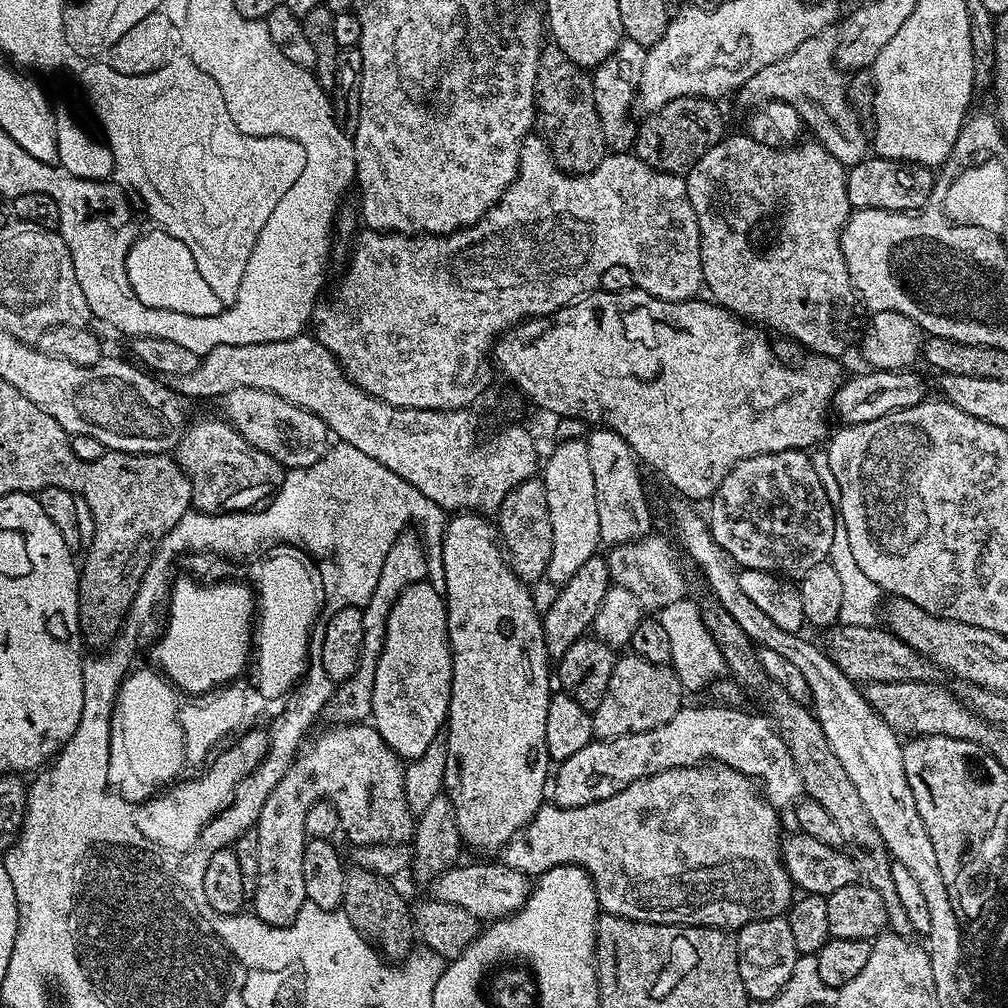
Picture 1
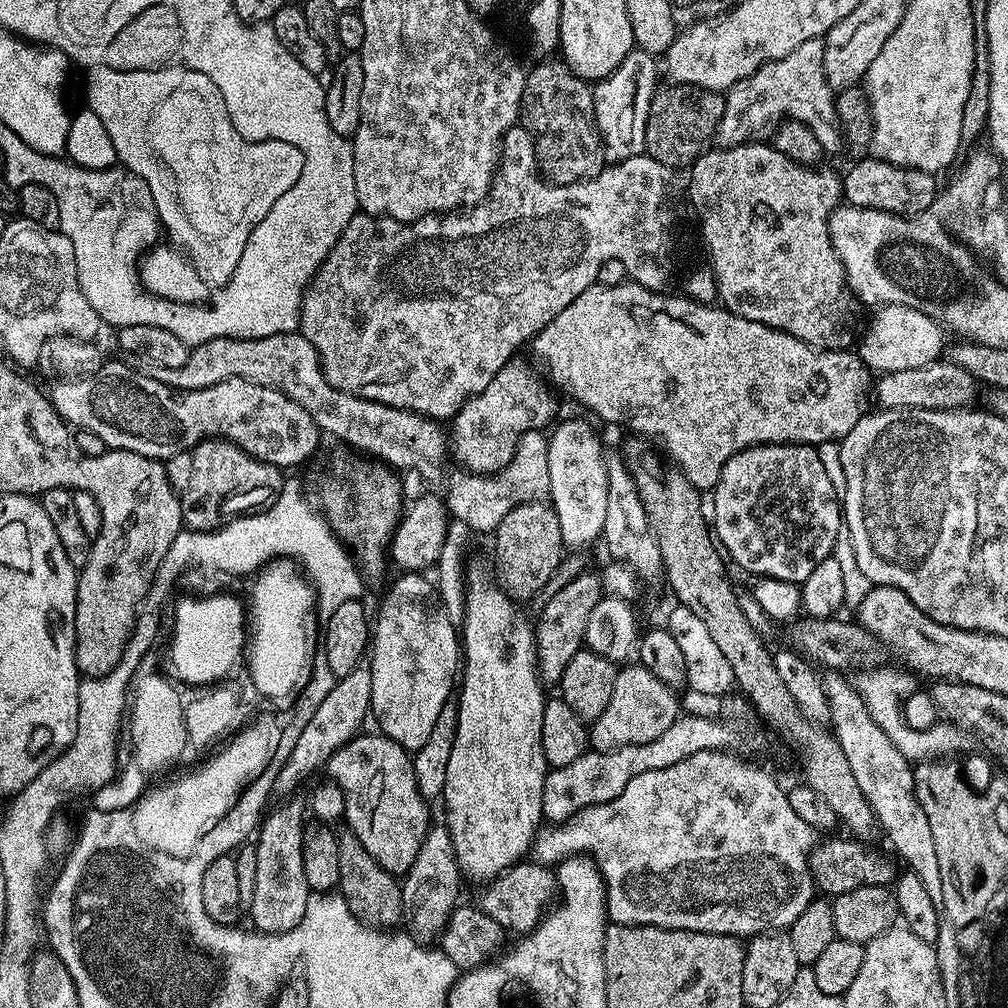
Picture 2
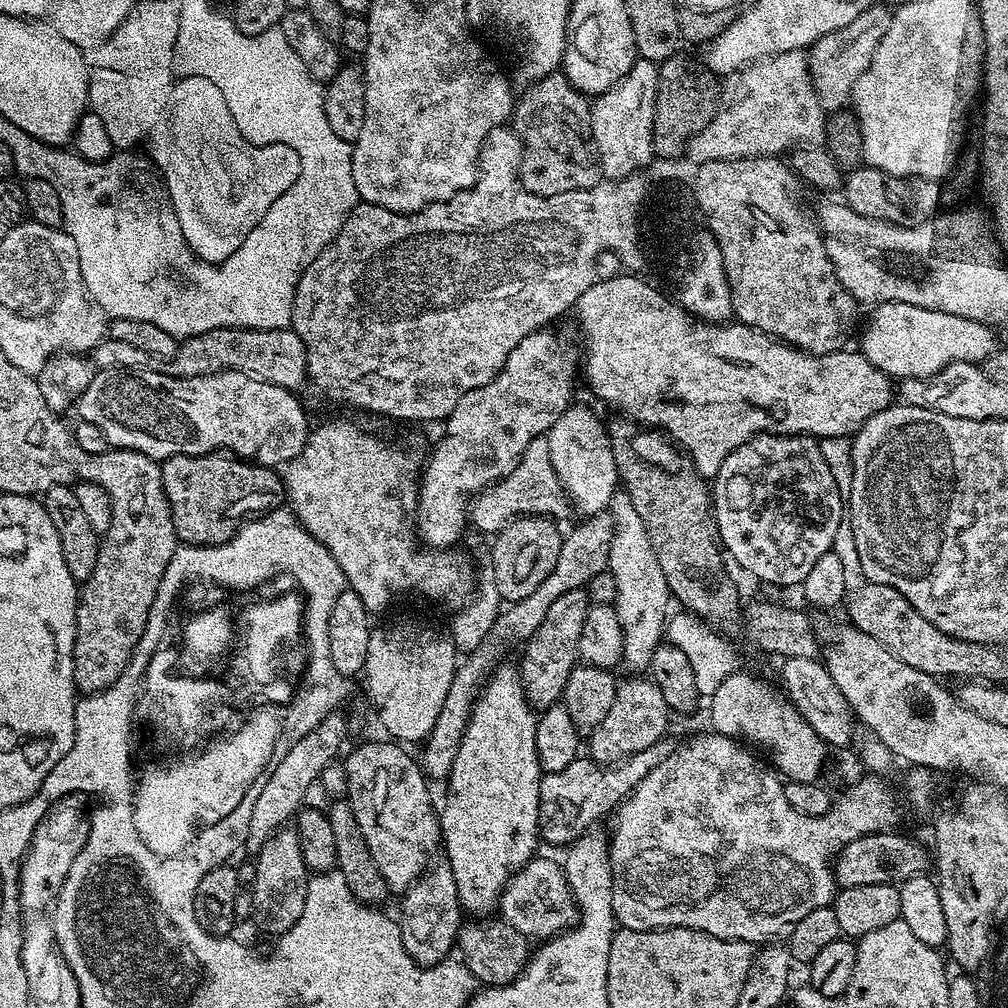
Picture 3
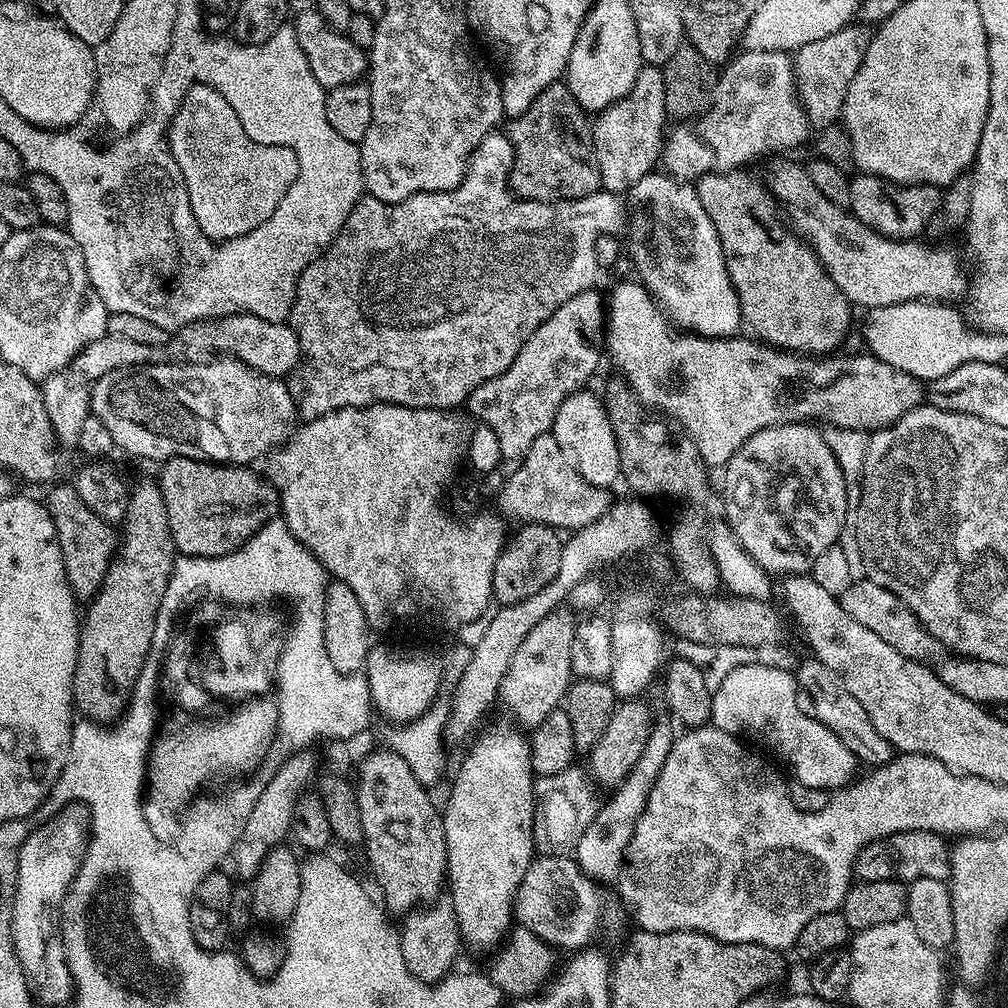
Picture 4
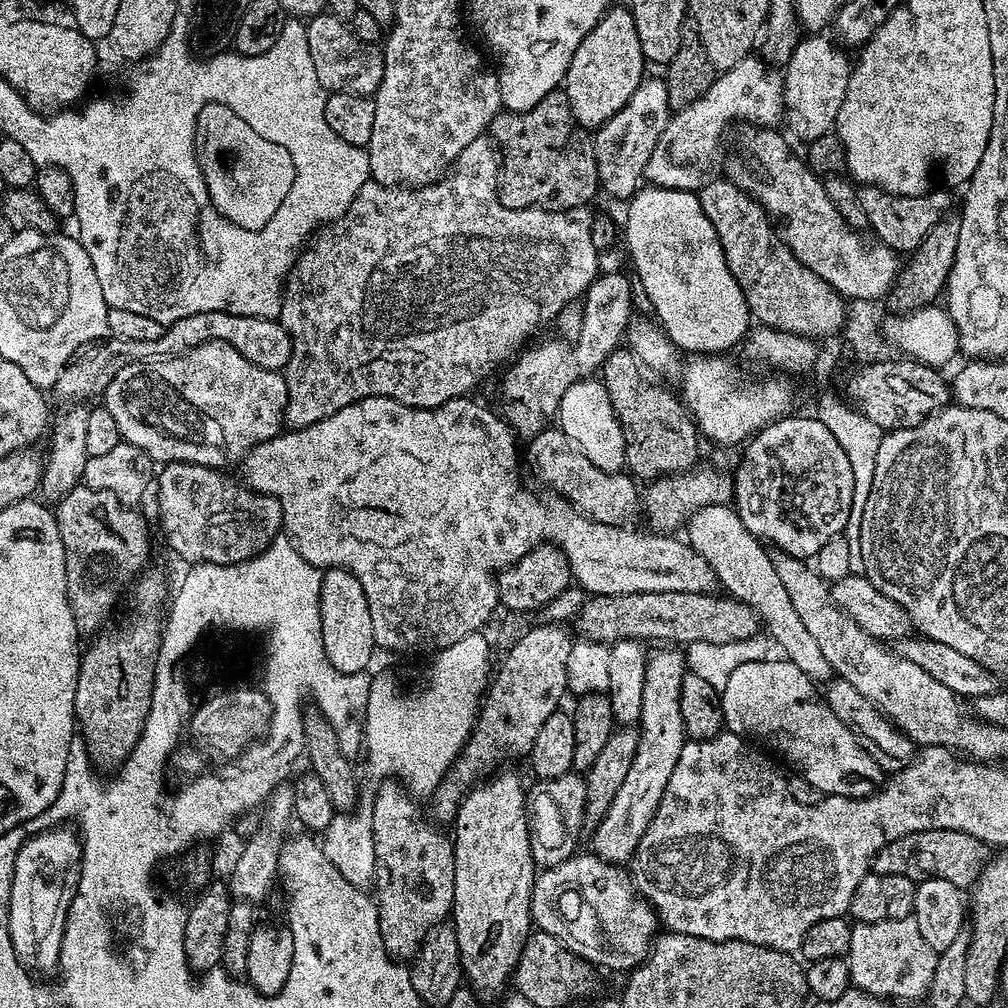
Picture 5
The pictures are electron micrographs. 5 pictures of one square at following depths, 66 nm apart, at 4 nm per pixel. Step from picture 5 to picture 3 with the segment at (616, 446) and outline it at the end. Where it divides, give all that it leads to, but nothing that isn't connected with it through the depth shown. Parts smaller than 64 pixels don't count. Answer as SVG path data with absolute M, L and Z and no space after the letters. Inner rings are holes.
M569 406L564 411L562 418L558 418L548 431L546 439L550 460L554 462L554 470L568 493L571 507L590 517L611 505L612 495L618 491L618 477L605 421L600 421L588 408L576 407Z

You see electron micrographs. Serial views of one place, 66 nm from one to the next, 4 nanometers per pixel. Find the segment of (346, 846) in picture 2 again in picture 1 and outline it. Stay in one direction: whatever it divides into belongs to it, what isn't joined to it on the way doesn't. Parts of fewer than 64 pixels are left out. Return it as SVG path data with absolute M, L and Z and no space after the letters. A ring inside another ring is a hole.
M352 866L344 874L344 917L352 923L363 940L372 945L385 960L400 962L414 947L412 908L387 876Z

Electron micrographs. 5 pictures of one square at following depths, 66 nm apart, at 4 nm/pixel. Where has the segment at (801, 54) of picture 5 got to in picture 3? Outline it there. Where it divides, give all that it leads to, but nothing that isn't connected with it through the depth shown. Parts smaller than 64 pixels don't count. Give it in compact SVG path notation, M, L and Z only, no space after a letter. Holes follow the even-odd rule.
M876 2L858 14L854 22L842 26L842 30L826 34L817 44L812 45L807 53L808 69L818 94L818 102L824 107L825 113L841 111L851 101L854 82L866 70L866 66L870 66L874 50L878 50L878 42L882 34L886 34L886 26L890 26L891 21L892 12Z

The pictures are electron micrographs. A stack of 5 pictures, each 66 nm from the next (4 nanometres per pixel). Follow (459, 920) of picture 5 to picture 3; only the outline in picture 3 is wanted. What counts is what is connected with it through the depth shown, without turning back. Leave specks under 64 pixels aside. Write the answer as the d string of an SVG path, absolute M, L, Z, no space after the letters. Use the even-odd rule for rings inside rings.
M504 662L493 669L469 714L465 736L461 738L457 758L446 779L448 793L444 796L444 808L442 804L438 812L442 848L448 851L446 859L454 874L454 886L458 886L460 907L469 917L484 918L495 913L508 879L537 855L542 775L536 749L537 719L520 681L519 667Z

